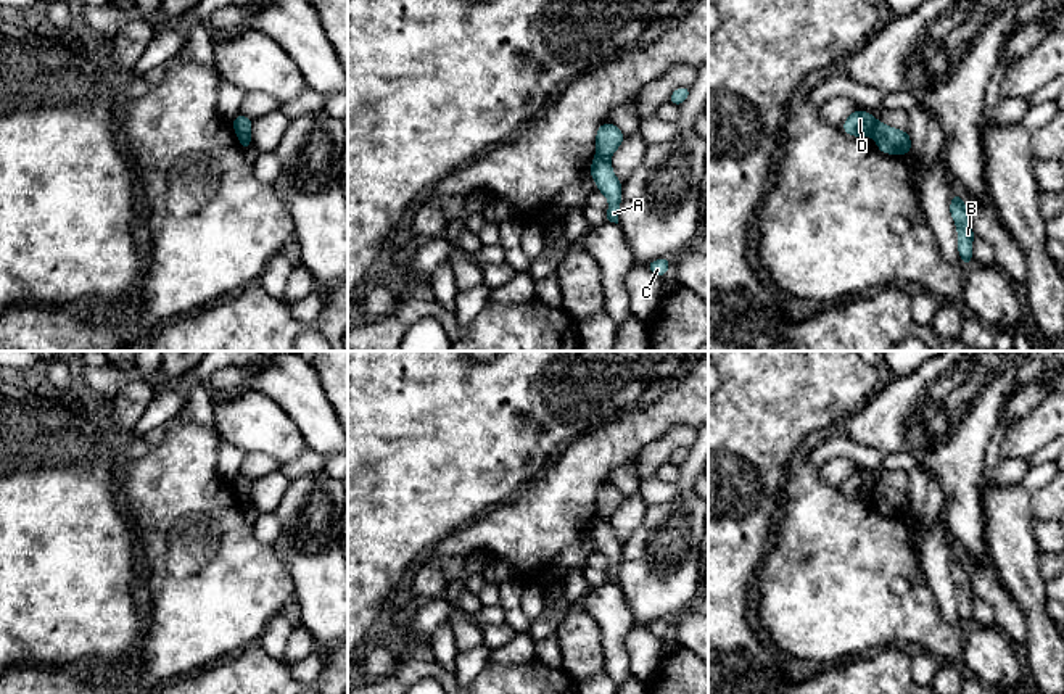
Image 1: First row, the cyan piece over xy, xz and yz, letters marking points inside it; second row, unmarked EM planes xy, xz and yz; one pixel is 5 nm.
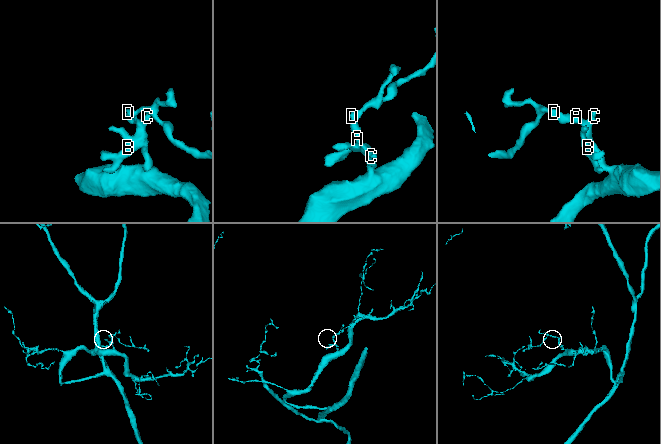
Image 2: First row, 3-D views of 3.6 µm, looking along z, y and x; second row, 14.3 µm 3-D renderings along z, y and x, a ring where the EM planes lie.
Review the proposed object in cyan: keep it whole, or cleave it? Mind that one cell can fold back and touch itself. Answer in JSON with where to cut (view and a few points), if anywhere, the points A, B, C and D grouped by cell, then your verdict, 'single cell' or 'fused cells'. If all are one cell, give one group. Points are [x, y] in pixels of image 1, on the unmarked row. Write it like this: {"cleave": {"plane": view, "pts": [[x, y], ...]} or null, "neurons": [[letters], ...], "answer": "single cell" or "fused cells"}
{"cleave": {"plane": "yz", "pts": [[878, 482], [871, 496]]}, "neurons": [["A", "B", "C"], ["D"]], "answer": "fused cells"}

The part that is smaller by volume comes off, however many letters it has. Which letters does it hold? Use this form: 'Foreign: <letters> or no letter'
Foreign: D

